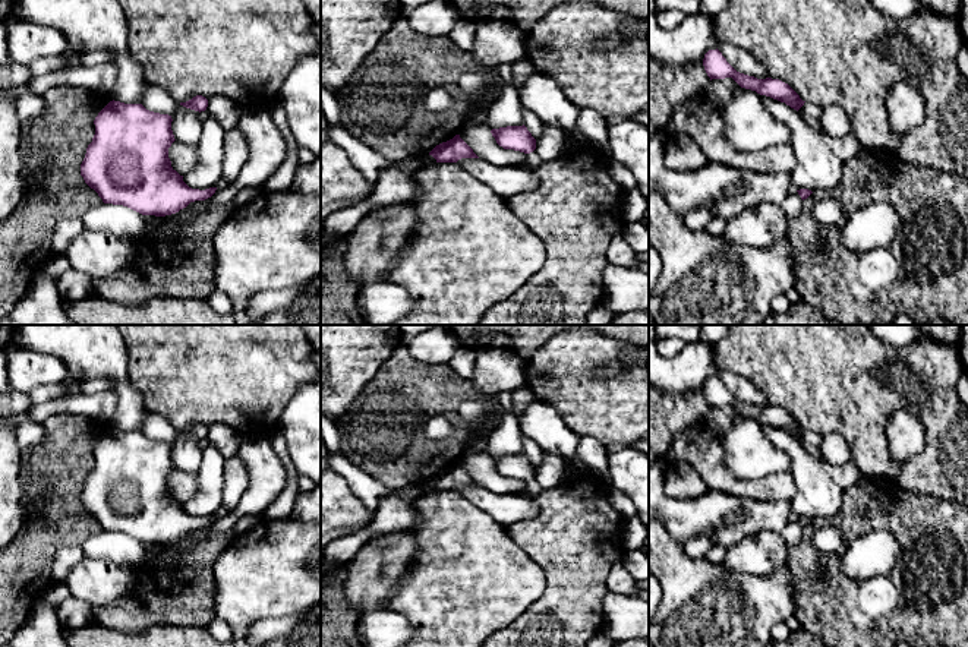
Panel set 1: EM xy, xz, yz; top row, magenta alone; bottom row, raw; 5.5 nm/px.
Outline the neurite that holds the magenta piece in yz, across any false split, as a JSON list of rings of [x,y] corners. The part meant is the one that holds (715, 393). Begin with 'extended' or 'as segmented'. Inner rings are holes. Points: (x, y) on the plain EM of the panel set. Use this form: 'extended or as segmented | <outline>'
as segmented | [[[709,378],[704,382],[703,394],[707,404],[712,407],[725,407],[732,405],[741,416],[756,419],[760,423],[770,425],[781,430],[785,430],[794,438],[800,438],[805,429],[800,426],[800,423],[785,410],[779,407],[757,407],[754,404],[748,404],[737,400],[722,384],[722,381],[716,378]]]

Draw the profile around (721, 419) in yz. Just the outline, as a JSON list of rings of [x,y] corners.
[[[732,405],[712,407],[707,411],[704,422],[723,438],[738,416],[740,413]]]

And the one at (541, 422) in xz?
[[[536,400],[526,405],[517,419],[523,436],[536,442],[543,454],[559,455],[565,461],[568,476],[589,474],[577,458],[580,436],[565,425],[554,405]]]

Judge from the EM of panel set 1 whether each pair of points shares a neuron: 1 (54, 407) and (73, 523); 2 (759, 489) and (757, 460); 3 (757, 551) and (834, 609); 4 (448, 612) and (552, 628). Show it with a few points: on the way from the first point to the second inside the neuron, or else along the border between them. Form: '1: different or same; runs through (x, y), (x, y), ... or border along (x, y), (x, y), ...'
1: different; border along (90, 417), (53, 413), (41, 422)
2: different; border along (724, 453), (724, 464), (737, 477), (747, 479)
3: different; border along (790, 548), (787, 562)
4: different; border along (538, 599), (508, 625), (497, 631)

